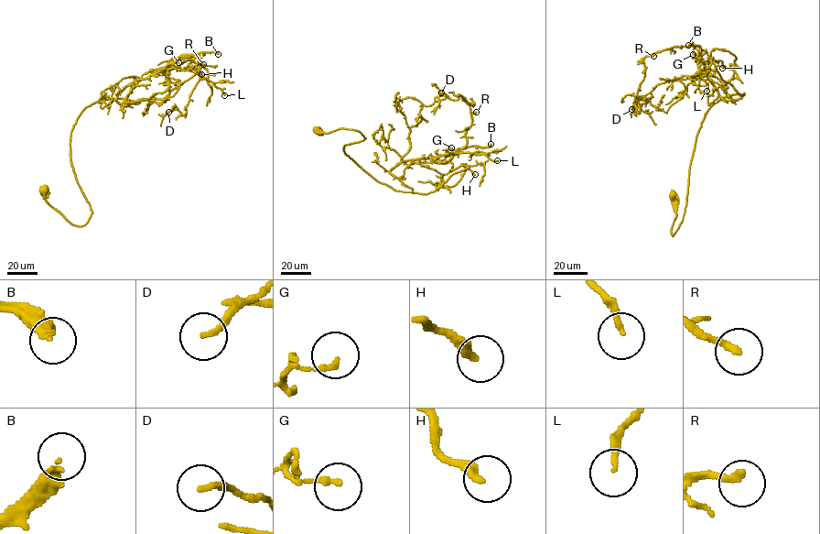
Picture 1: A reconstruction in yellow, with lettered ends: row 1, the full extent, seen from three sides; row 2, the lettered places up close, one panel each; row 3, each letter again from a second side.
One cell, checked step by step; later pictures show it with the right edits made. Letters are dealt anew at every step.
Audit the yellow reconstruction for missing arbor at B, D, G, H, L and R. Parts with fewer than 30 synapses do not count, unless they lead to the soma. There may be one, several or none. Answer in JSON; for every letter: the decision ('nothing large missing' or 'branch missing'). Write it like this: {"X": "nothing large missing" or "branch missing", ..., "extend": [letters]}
{"B": "branch missing", "D": "nothing large missing", "G": "nothing large missing", "H": "branch missing", "L": "nothing large missing", "R": "nothing large missing", "extend": ["B", "H"]}

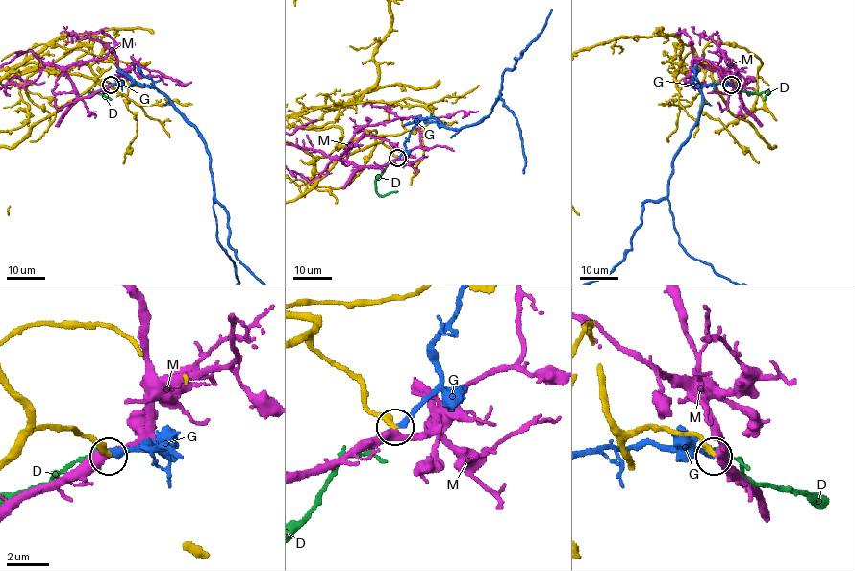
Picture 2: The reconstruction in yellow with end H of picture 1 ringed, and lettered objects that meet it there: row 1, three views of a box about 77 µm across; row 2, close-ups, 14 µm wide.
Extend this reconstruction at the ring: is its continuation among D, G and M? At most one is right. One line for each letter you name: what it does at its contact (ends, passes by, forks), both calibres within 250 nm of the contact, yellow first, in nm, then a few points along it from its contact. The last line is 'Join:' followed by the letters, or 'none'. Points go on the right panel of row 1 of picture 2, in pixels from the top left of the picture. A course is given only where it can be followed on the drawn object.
Join: none

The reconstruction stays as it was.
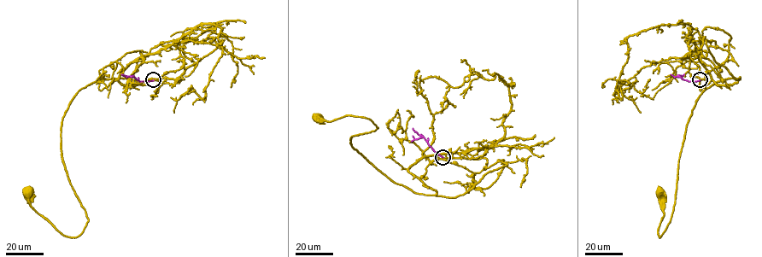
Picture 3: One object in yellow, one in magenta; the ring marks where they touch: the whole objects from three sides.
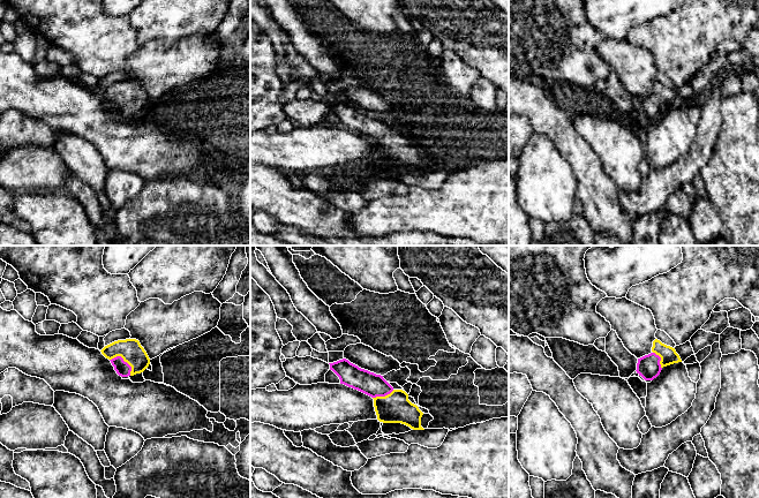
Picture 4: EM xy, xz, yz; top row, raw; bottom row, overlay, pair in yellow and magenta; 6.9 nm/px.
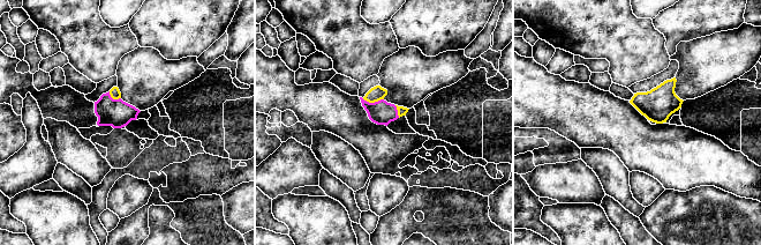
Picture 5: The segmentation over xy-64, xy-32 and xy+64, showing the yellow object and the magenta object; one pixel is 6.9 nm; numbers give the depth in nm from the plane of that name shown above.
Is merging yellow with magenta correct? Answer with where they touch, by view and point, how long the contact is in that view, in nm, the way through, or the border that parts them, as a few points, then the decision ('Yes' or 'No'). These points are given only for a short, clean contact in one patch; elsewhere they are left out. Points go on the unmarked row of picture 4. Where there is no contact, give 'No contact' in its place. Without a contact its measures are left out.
Touches yellow at xy (125, 103). Shared border 190 nm. Path across: xy (132, 93), (125, 103), (122, 110). Yes

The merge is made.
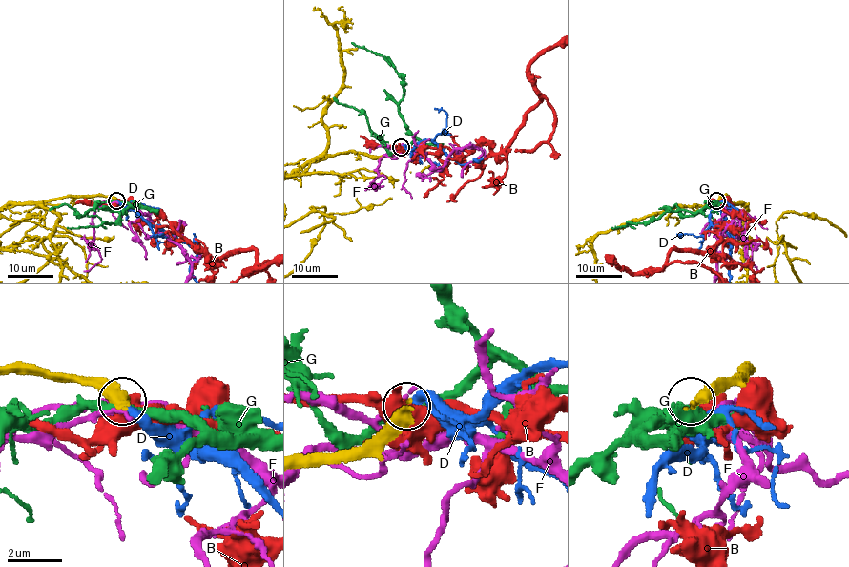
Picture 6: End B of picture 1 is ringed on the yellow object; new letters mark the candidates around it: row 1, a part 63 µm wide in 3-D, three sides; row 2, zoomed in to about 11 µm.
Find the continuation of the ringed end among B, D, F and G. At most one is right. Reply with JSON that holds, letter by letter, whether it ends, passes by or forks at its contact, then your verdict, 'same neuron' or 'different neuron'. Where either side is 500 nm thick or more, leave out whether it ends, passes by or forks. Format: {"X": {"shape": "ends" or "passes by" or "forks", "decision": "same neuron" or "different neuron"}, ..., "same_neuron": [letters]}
{"B": {"decision": "different neuron"}, "D": {"shape": "ends", "decision": "same neuron"}, "F": {"shape": "ends", "decision": "different neuron"}, "G": {"decision": "different neuron"}, "same_neuron": ["D"]}

